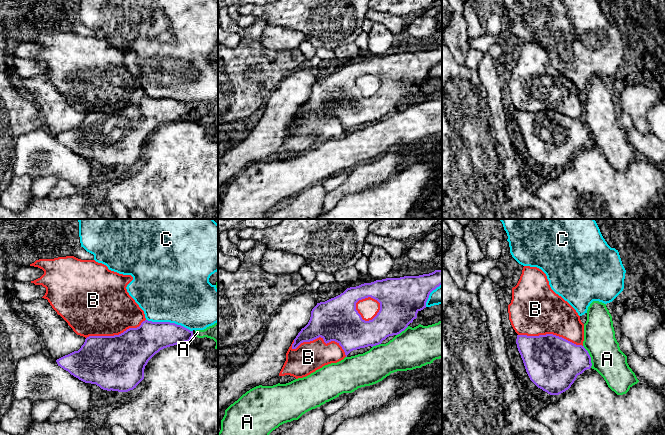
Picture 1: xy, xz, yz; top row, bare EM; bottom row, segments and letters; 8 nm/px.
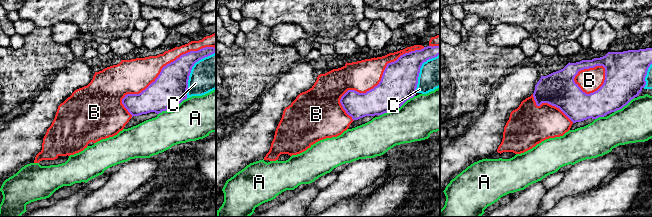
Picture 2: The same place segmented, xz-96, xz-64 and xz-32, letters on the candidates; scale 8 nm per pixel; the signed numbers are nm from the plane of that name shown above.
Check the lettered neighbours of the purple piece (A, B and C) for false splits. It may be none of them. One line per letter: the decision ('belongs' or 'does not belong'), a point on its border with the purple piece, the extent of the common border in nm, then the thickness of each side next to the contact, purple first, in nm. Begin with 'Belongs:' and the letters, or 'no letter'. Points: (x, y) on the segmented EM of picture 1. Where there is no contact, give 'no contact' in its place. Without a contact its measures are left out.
Belongs: no letter
A: does not belong; meets purple in yz at (589, 356); contact 200 nm long; 360 nm thick on the purple side, 260 nm on the other
B: does not belong; meets purple in xz at (320, 336); contact 460 nm long; 340 nm thick on the purple side, 240 nm on the other
C: does not belong; meets purple in xy at (169, 322); contact 380 nm long; 260 nm thick on the purple side, 500 nm on the other

